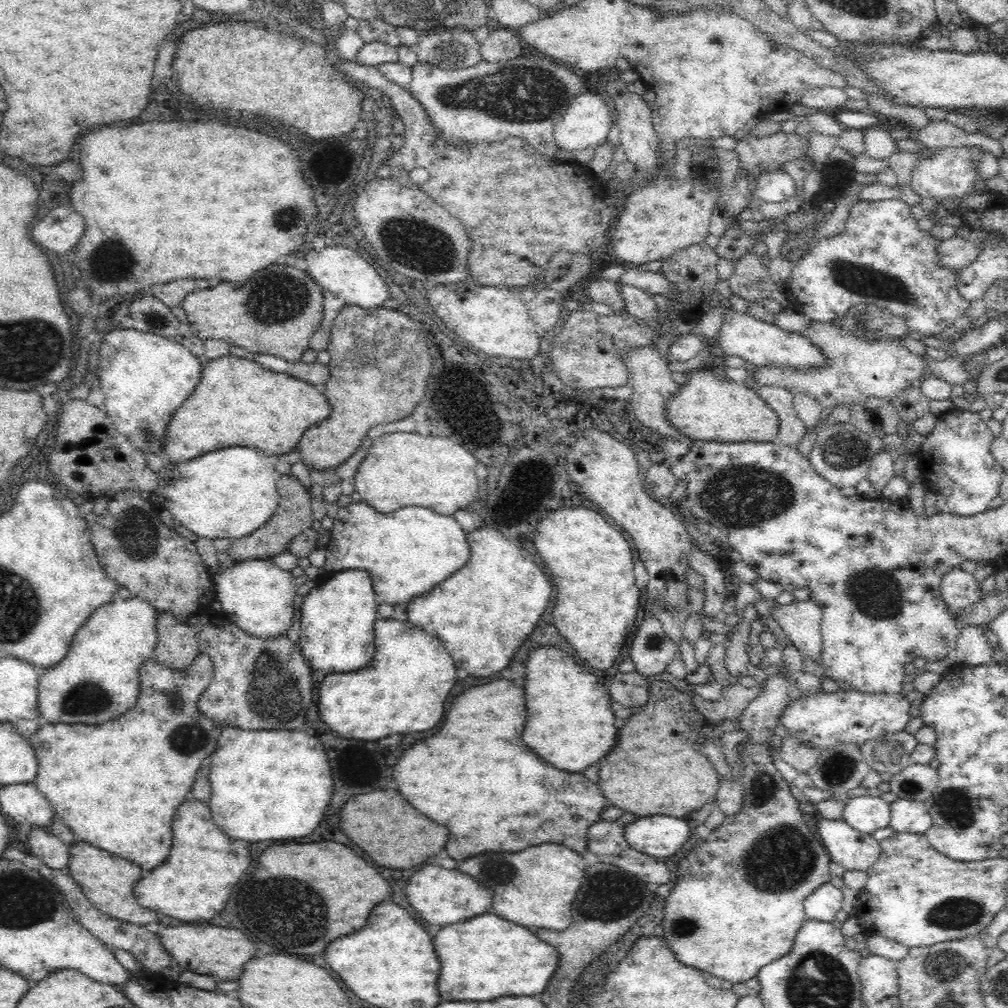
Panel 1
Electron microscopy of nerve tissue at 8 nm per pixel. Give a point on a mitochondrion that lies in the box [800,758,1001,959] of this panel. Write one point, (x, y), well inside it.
(958, 913)

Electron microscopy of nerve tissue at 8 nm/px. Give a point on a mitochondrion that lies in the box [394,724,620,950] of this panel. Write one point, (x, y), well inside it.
(497, 871)

